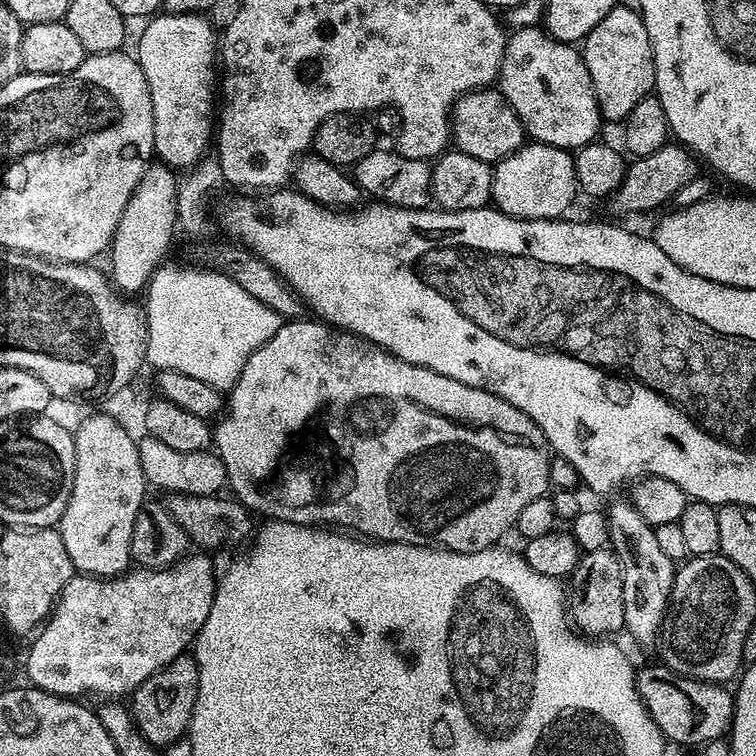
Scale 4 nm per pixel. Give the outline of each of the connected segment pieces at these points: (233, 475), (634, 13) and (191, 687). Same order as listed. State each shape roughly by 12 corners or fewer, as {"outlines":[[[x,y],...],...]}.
{"outlines":[[[292,318],[214,424],[253,513],[496,546],[522,410]],[[611,8],[584,37],[600,114],[623,122],[655,89],[650,34]],[[195,655],[174,658],[130,694],[140,733],[185,739],[198,698]]]}

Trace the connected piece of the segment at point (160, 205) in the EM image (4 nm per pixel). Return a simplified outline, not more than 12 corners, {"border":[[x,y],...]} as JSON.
{"border":[[153,162],[112,235],[110,280],[143,293],[178,232],[178,176]]}

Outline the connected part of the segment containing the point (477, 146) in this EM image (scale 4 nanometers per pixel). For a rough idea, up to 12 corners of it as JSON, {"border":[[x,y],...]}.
{"border":[[495,87],[457,100],[454,144],[495,165],[524,147]]}

